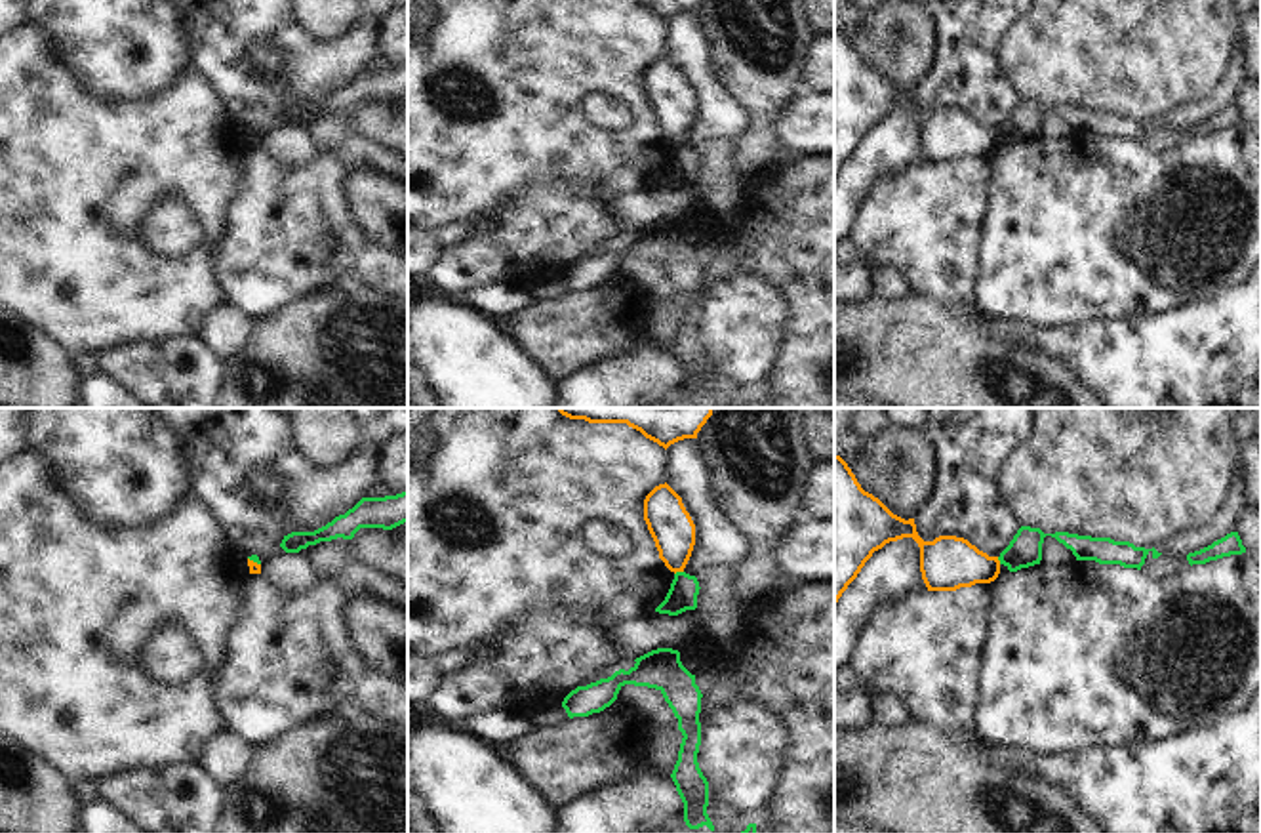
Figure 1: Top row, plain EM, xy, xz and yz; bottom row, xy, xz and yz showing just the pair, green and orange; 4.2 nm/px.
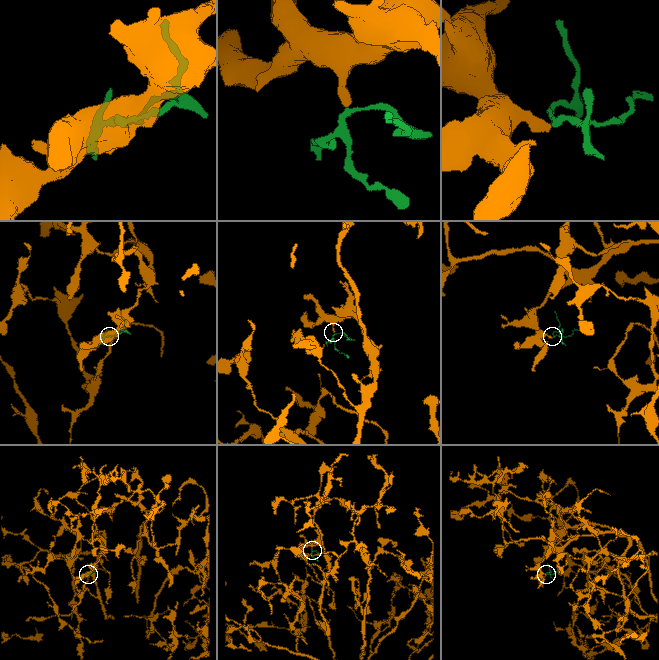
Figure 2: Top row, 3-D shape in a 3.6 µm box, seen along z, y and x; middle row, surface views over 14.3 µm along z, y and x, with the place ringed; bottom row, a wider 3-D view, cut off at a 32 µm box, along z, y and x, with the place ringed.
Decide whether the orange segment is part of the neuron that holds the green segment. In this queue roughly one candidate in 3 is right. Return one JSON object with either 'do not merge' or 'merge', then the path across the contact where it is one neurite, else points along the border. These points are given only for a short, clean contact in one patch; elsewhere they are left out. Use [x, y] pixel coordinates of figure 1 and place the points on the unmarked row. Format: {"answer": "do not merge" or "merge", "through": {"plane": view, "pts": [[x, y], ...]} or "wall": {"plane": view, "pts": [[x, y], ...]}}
{"answer": "do not merge", "wall": {"plane": "xz", "pts": [[682, 143], [675, 147]]}}

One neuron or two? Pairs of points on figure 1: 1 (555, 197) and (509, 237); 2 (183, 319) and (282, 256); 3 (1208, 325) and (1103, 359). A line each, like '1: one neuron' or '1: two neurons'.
1: one neuron
2: two neurons
3: one neuron

